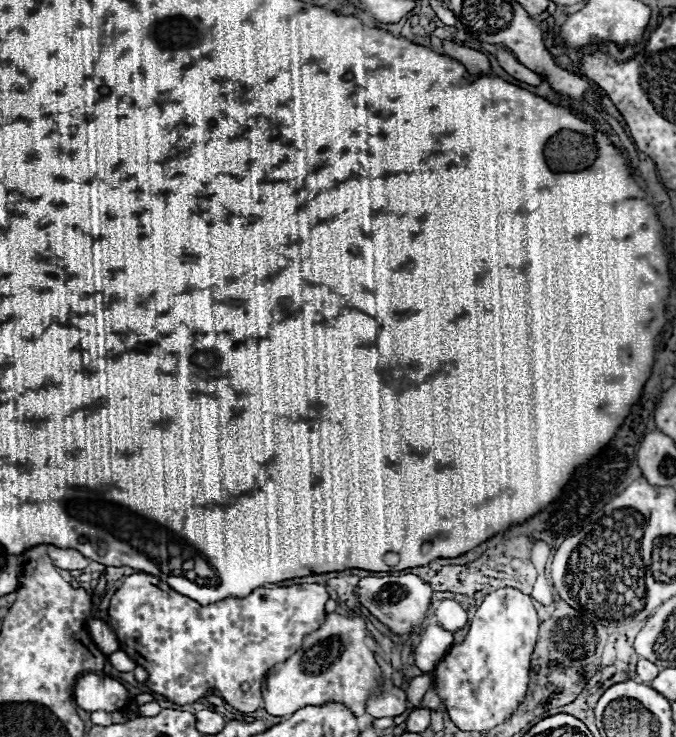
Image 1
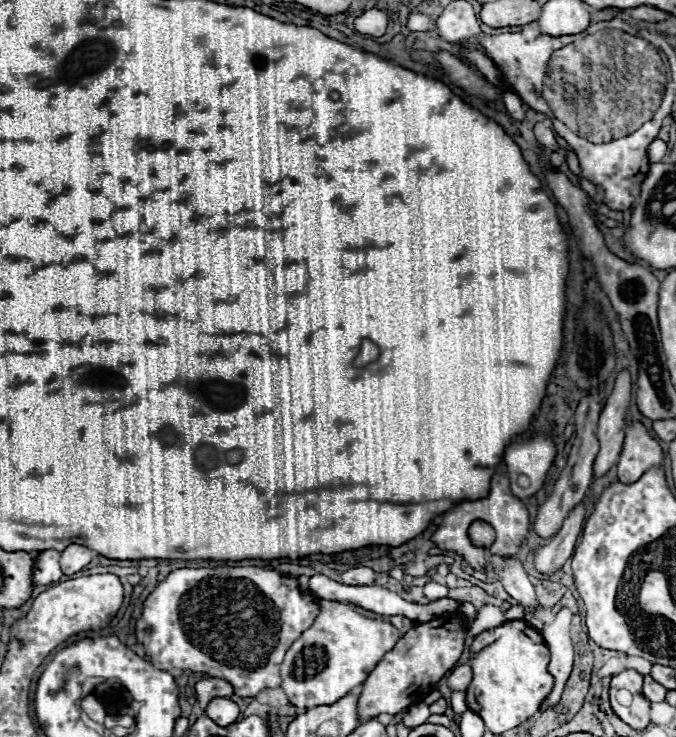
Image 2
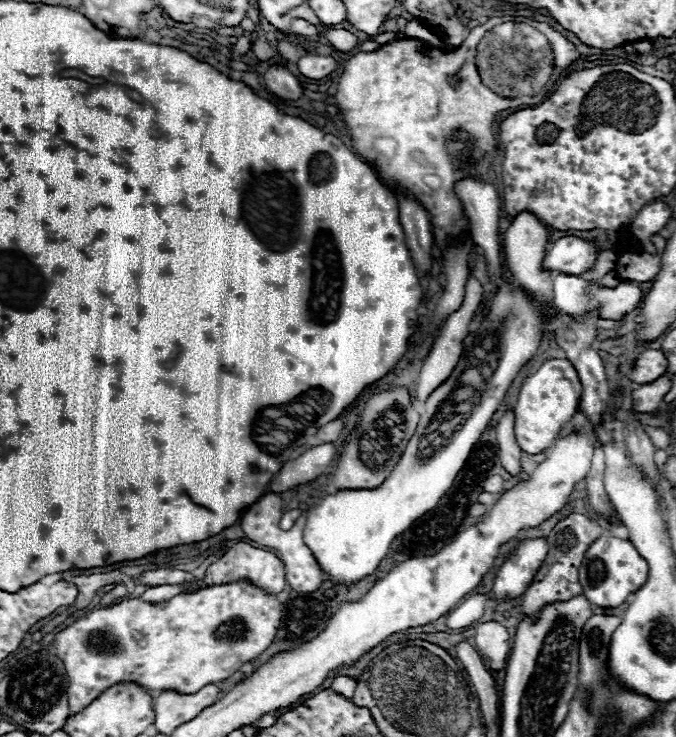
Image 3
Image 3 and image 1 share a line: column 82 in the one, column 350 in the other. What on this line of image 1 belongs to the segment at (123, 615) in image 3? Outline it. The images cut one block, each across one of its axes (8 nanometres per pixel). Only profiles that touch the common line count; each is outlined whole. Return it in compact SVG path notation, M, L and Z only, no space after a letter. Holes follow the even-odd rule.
M336 612L328 614L318 630L304 636L304 644L294 656L268 672L262 690L268 714L286 716L304 706L342 702L356 716L364 716L368 698L372 694L382 694L382 670L374 660L374 652L364 644L366 634L364 618L348 618Z

